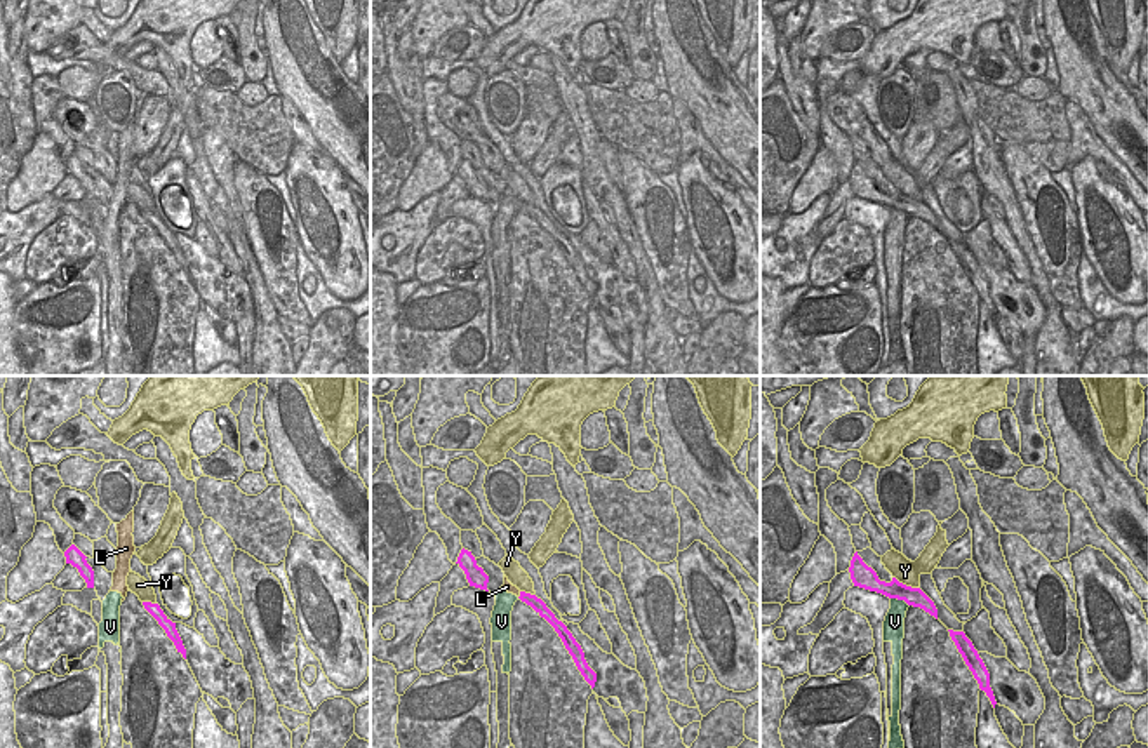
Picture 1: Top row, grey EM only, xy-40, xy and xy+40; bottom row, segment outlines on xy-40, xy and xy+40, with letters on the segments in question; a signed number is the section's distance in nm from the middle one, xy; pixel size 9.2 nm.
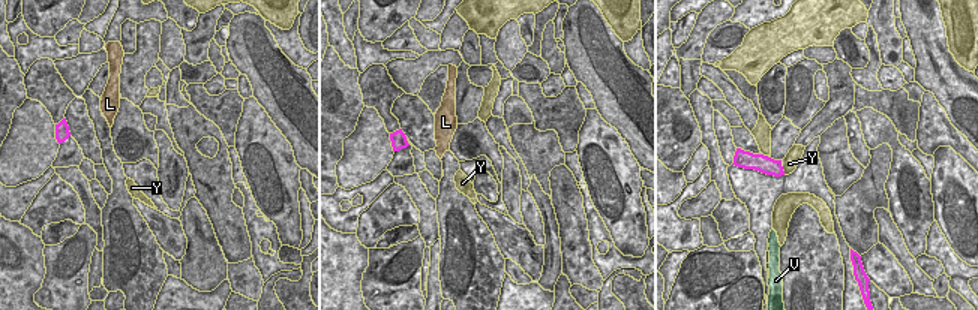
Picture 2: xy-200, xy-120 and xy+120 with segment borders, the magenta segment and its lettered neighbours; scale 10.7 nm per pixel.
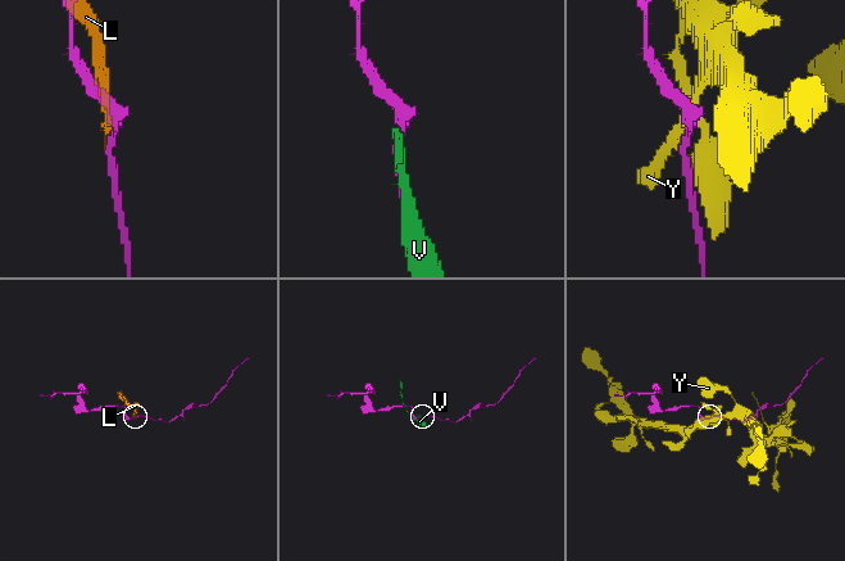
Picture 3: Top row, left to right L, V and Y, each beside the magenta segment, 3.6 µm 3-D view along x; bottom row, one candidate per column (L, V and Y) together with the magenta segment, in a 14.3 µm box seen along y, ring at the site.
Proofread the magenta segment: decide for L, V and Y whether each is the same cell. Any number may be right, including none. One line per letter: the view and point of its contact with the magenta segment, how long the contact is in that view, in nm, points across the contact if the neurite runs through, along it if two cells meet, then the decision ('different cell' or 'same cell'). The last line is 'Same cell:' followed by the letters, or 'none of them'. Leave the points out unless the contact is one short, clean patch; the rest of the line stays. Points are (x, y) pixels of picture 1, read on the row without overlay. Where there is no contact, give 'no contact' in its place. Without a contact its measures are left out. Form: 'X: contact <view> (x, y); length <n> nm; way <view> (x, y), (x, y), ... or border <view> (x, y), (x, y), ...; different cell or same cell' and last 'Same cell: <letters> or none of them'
L: contact xy (520, 206); length 70 nm; border xy (520, 202), (519, 207); different cell
V: contact xy+40 (900, 209); length 190 nm; border xy+40 (891, 207), (901, 209), (908, 216); different cell
Y: contact xy+40 (905, 195); length 280 nm; different cell
Same cell: none of them

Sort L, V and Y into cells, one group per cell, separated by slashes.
L V / Y

